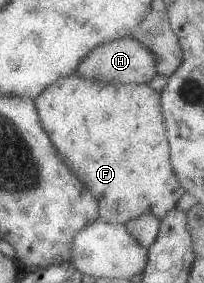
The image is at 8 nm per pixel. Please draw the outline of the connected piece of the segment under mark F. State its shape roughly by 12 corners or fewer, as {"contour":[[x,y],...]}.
{"contour":[[72,74],[33,100],[98,218],[184,194],[159,93]]}

